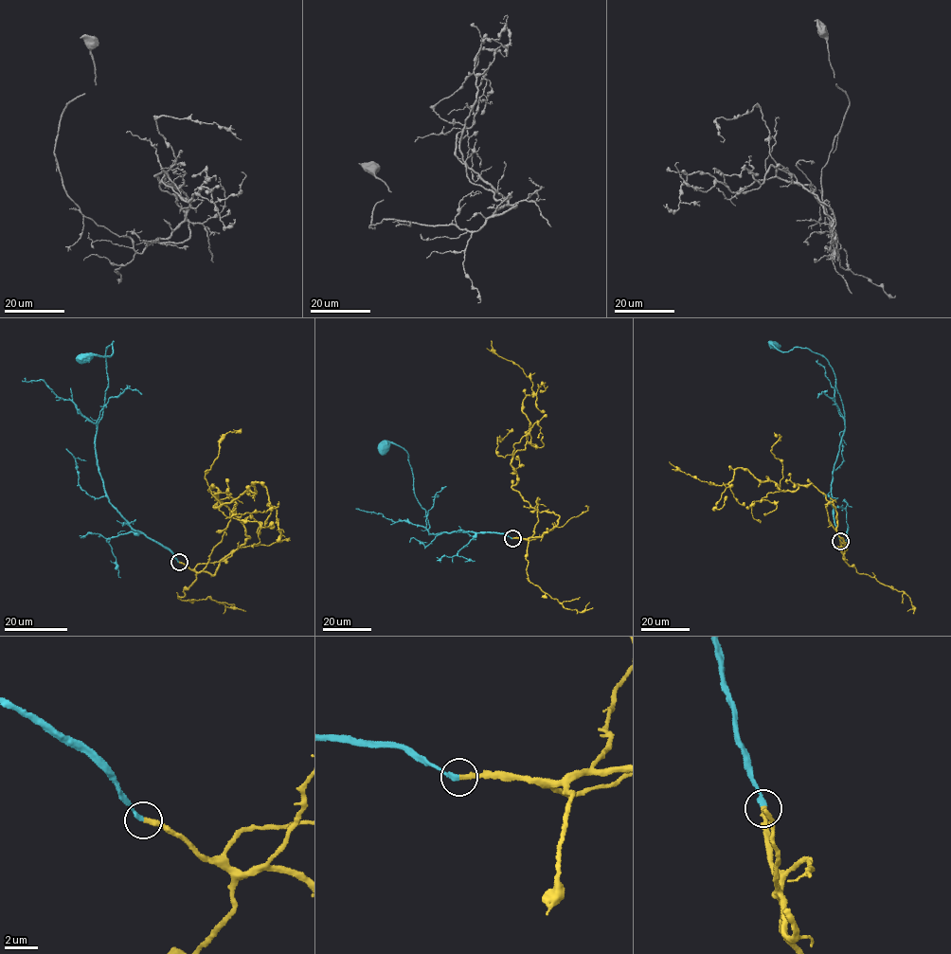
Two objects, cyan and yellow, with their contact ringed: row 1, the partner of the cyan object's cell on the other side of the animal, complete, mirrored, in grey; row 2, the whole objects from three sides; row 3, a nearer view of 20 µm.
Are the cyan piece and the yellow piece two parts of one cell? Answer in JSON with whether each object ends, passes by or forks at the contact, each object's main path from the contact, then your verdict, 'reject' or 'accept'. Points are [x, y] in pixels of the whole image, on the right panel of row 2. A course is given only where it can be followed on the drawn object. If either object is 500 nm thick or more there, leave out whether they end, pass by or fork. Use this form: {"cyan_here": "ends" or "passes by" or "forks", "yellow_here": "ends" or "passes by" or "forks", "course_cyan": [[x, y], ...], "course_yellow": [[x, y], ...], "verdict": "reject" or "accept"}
{"cyan_here": "ends", "yellow_here": "ends", "course_cyan": [[840, 541], [831, 501], [845, 429], [834, 373], [829, 361], [808, 349], [786, 351], [774, 344]], "course_yellow": [[840, 541], [847, 550], [836, 510], [813, 484], [783, 491], [738, 468], [714, 485], [669, 461]], "verdict": "accept"}

